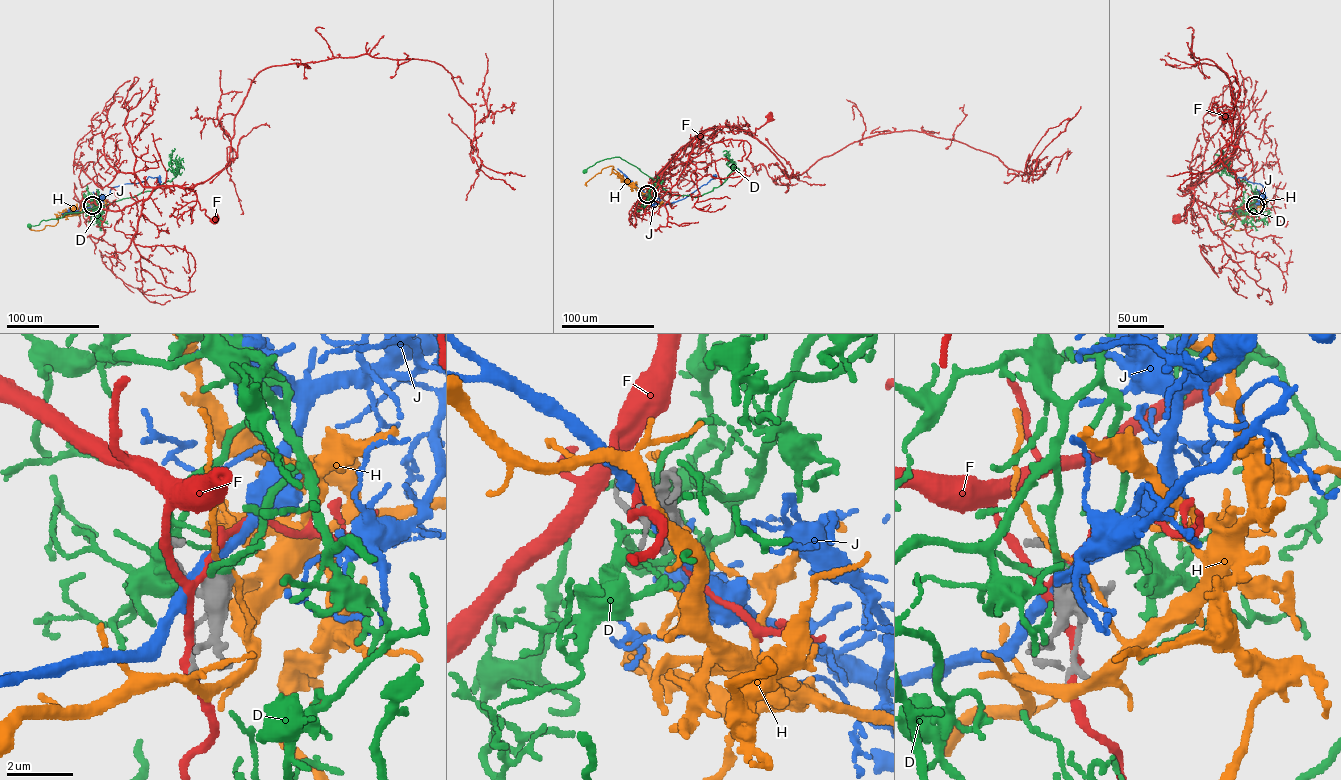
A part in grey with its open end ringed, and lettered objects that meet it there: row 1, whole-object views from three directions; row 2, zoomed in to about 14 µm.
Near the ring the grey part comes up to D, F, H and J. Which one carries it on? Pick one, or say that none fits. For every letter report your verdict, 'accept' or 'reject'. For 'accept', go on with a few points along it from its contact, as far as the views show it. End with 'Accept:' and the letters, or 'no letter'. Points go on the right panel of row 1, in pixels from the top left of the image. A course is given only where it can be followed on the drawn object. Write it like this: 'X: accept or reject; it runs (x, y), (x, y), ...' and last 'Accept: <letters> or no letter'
D: accept; it runs (1255, 205), (1254, 202), (1217, 214), (1225, 225), (1232, 225)
F: reject
H: reject
J: reject
Accept: D

